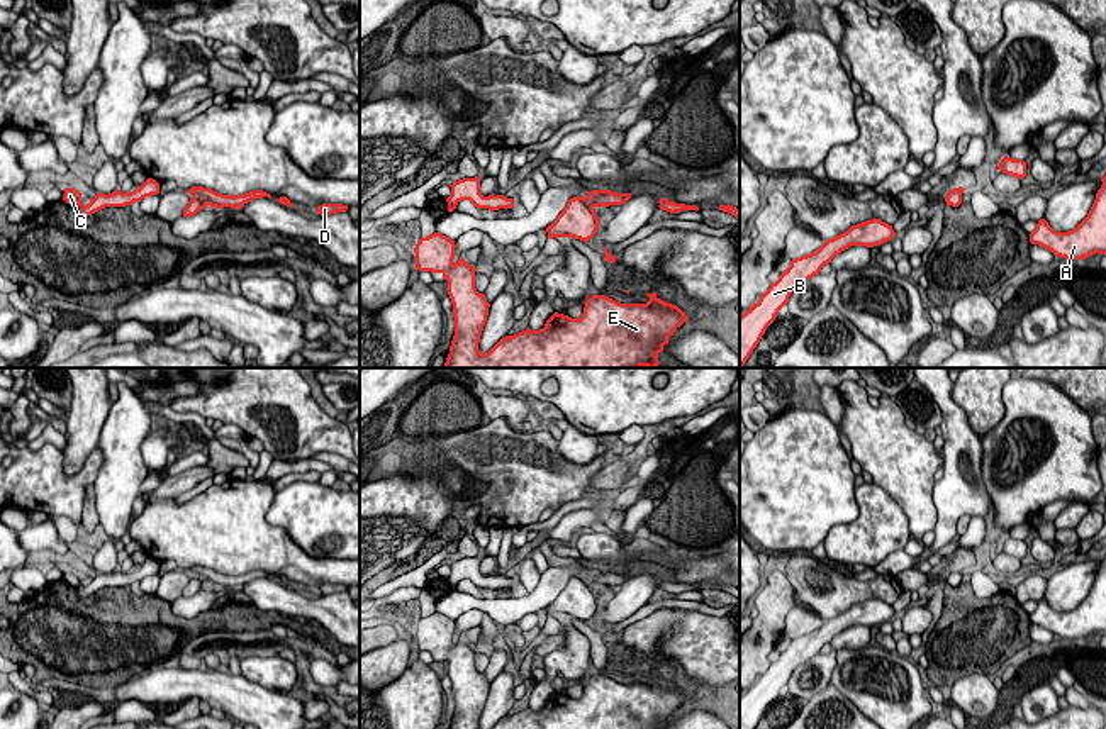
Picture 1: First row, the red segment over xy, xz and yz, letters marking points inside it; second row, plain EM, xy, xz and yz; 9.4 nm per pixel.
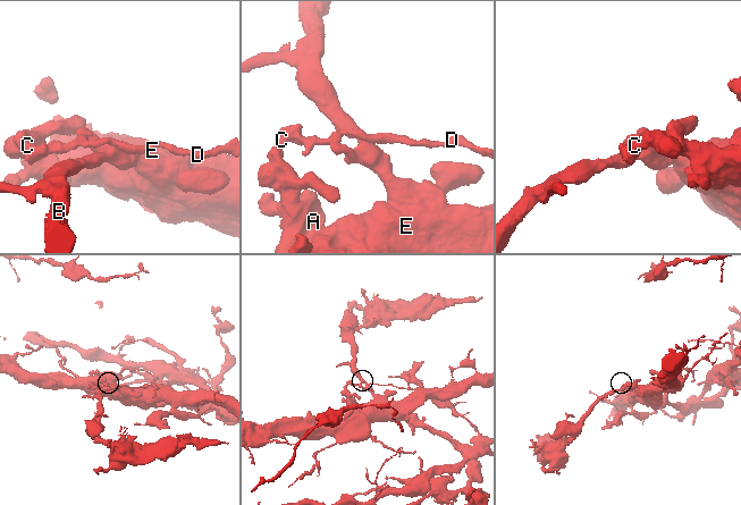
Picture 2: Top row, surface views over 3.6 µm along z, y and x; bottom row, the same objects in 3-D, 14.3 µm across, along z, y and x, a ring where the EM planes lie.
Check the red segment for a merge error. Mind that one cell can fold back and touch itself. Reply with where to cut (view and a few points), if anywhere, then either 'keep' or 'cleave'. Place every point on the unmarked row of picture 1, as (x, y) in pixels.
cut xy (109, 573), (117, 585); cleave

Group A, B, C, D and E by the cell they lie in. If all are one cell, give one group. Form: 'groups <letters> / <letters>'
groups A B C E / D

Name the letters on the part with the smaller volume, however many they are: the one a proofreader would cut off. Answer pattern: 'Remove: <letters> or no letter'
Remove: D

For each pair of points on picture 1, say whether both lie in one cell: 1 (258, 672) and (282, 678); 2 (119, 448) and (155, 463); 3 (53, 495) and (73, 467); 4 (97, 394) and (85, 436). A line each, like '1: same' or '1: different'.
1: same
2: different
3: different
4: same

